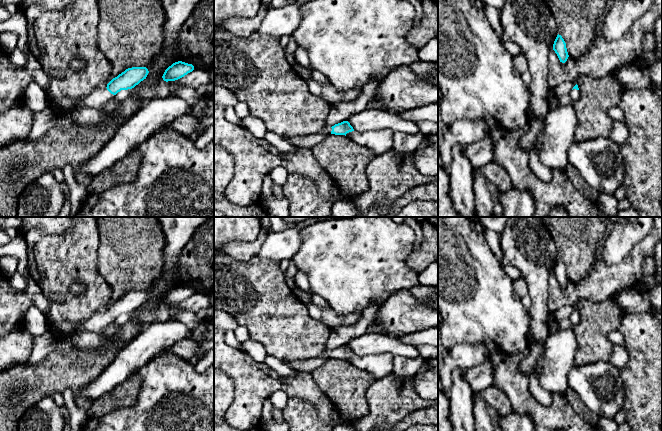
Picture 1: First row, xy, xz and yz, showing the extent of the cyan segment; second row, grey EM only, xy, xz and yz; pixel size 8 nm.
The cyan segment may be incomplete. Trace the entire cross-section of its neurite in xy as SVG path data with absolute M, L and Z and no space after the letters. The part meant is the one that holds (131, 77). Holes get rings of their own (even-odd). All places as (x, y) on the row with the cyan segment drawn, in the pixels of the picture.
M132 67L113 78L106 88L96 89L89 95L76 101L78 107L101 108L108 100L112 99L121 90L134 88L146 79L149 71L146 67Z

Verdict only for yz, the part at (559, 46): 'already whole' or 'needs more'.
already whole

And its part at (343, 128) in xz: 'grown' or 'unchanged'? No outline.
grown

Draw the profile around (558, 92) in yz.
M563 82L556 86L553 90L549 90L547 95L548 104L555 103L557 100L561 99L564 95L569 94L576 82Z

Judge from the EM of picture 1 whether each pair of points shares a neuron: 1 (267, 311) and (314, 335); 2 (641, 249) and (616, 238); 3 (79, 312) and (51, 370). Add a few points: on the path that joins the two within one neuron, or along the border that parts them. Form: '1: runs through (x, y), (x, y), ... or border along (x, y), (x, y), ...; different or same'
1: runs through (279, 321), (293, 335), (302, 335); same
2: border along (650, 230), (618, 264); different
3: border along (57, 339), (69, 341); different

